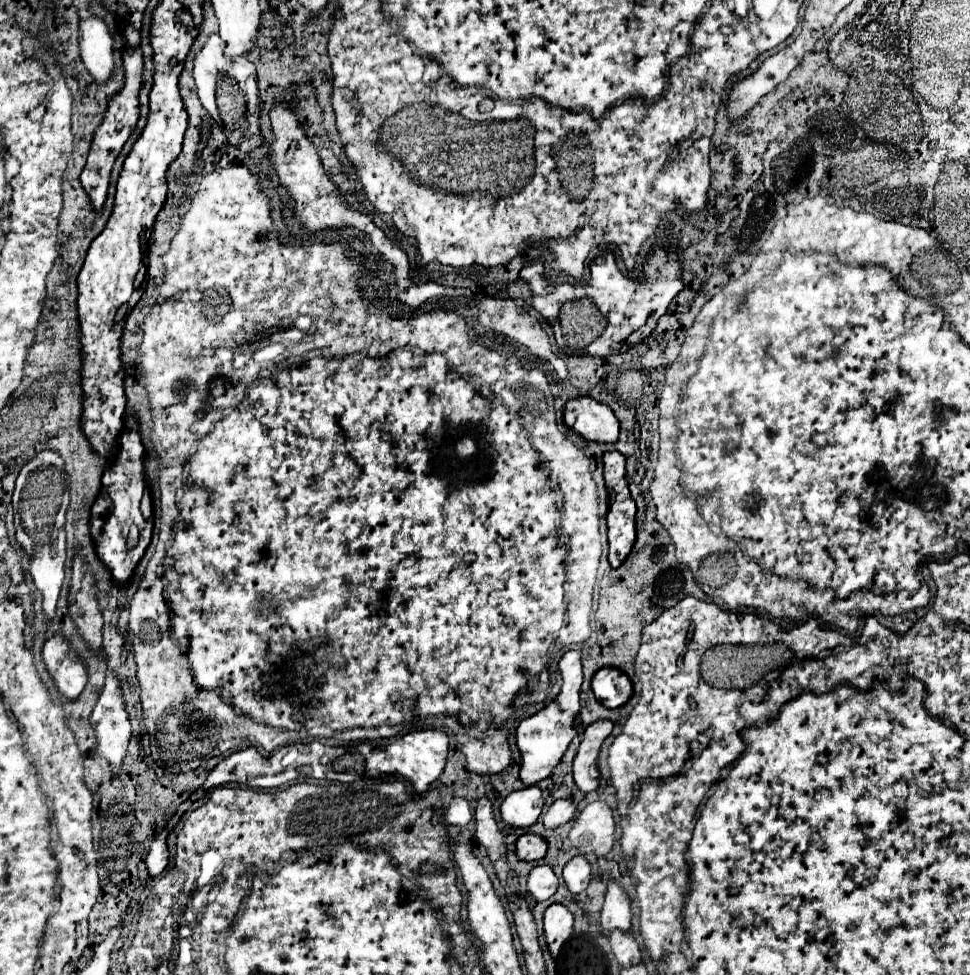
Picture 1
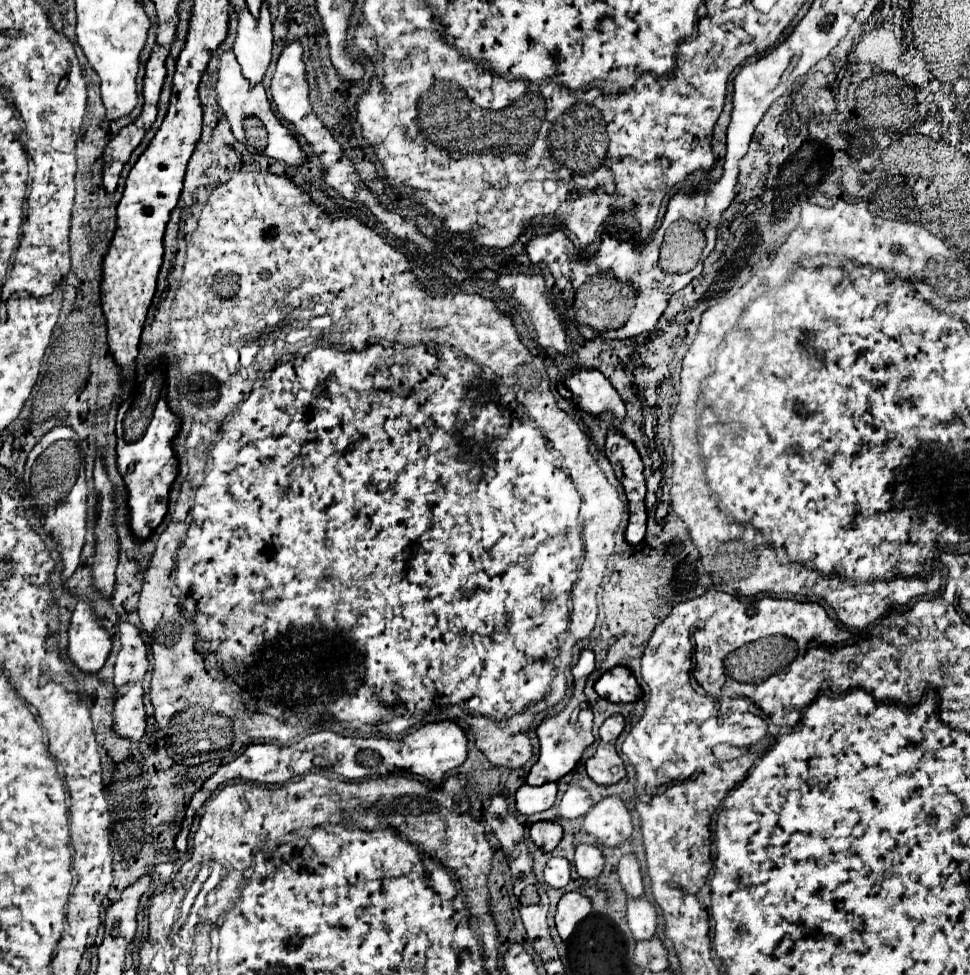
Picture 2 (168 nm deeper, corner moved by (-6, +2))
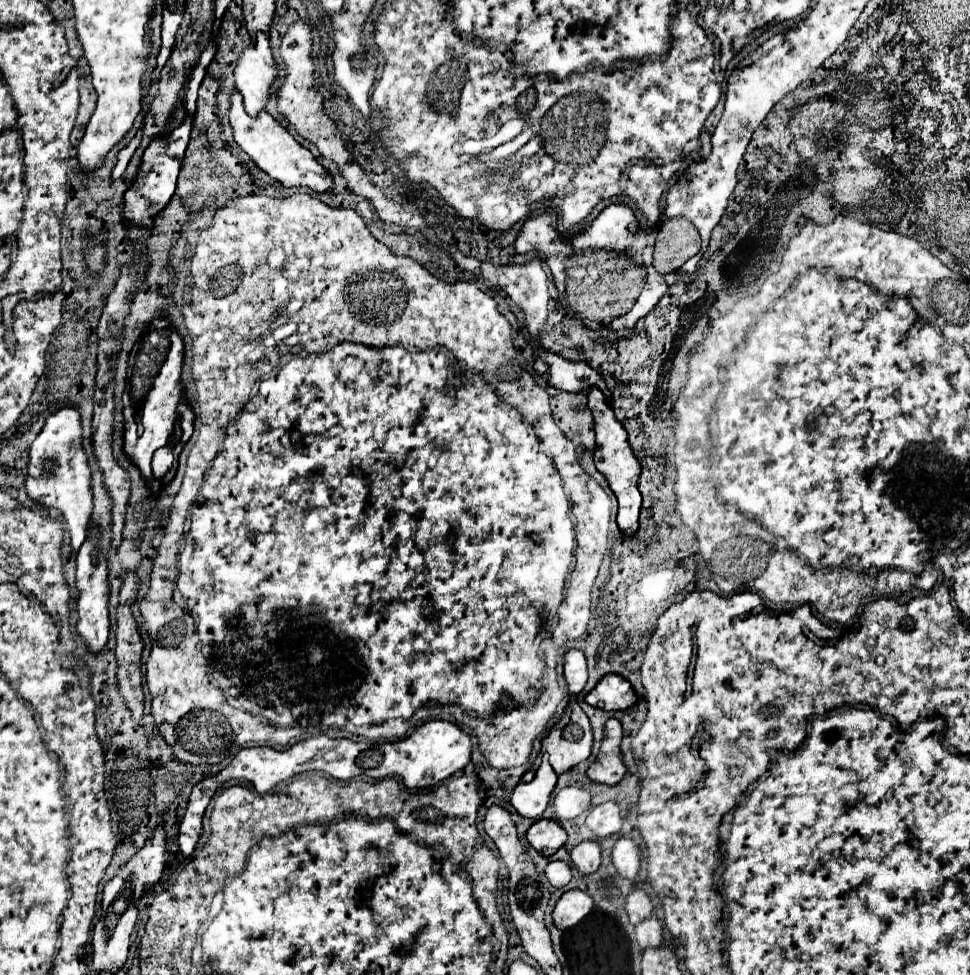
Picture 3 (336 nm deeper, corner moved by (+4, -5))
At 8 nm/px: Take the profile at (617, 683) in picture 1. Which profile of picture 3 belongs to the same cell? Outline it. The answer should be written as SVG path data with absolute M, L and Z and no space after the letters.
M606 675L598 681L598 685L586 695L586 703L604 711L628 709L636 703L636 693L632 685L620 675Z

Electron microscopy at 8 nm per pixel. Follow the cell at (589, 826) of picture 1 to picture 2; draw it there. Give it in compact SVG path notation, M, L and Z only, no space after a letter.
M604 798L590 808L584 818L584 828L598 838L600 846L618 846L632 834L630 812L622 798Z

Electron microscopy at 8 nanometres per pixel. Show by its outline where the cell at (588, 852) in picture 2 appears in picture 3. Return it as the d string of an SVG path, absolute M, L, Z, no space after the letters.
M582 841L570 851L570 859L578 873L590 875L600 867L600 845L596 841Z

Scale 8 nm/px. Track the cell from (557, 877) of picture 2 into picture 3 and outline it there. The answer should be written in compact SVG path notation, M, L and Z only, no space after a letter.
M550 861L544 869L544 875L546 879L550 881L552 887L560 889L564 885L568 885L568 881L572 879L572 869L568 863L562 863L562 861Z

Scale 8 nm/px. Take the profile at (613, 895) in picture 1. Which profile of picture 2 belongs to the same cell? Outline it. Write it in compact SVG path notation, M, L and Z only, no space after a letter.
M626 854L622 856L620 864L618 864L618 876L620 882L628 894L628 898L640 898L640 894L644 892L644 876L642 876L642 868L640 862L634 854Z

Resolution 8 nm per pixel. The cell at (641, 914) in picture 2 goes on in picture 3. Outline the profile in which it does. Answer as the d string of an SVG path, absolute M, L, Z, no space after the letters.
M634 889L628 897L626 897L626 913L630 917L630 923L636 927L638 923L642 923L642 919L646 919L652 913L652 901L648 897L648 893Z

